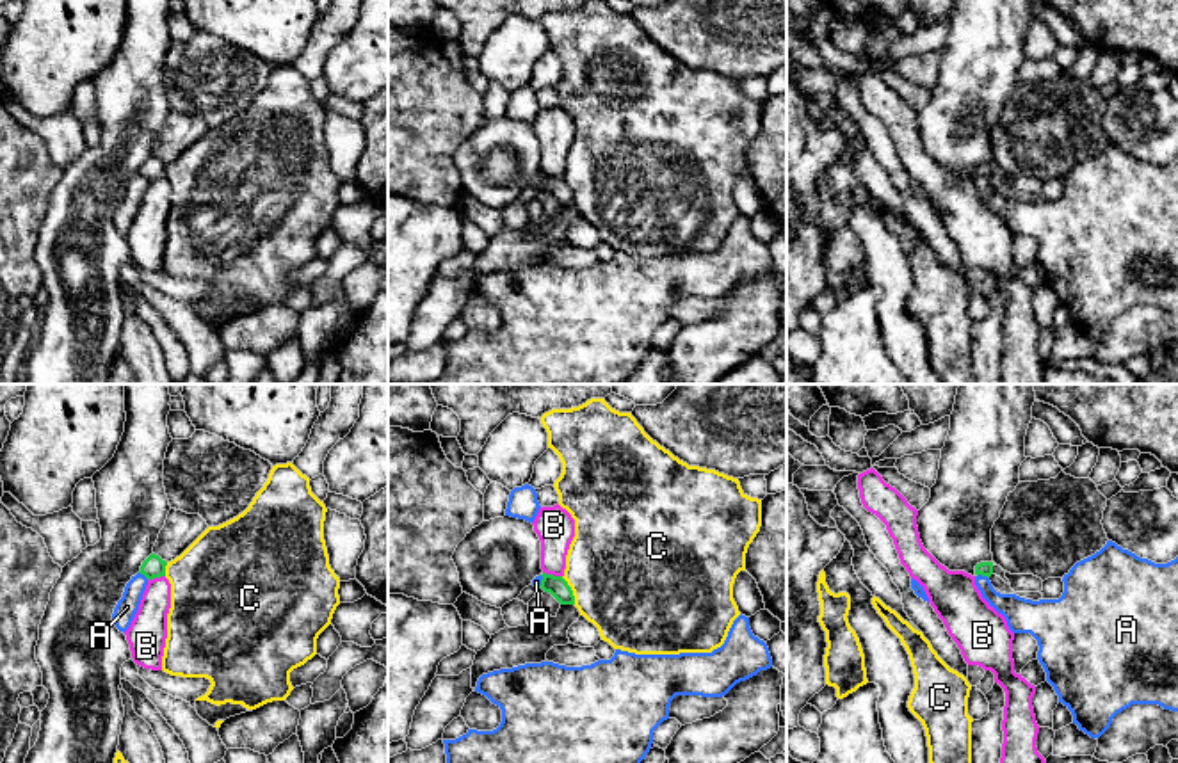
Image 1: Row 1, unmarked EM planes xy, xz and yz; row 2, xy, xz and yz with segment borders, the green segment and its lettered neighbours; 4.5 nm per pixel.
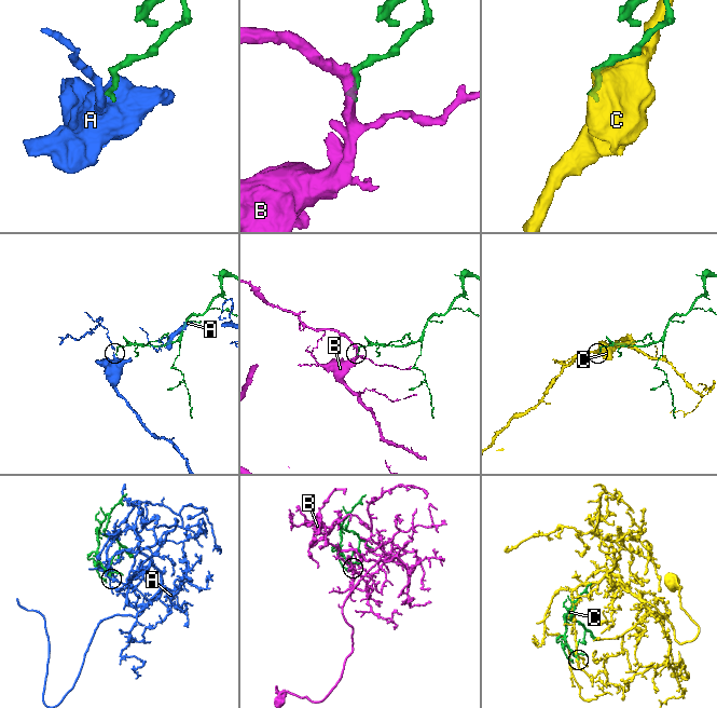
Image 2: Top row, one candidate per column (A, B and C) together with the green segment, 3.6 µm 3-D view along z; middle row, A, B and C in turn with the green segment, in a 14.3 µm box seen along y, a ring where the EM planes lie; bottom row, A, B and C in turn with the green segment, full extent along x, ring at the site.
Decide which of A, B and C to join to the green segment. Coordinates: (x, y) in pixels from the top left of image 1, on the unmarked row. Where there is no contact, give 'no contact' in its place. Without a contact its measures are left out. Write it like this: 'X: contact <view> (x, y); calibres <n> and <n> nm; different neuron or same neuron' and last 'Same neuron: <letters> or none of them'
A: contact yz (983, 176); calibres 60 and 150 nm; different neuron
B: contact xz (552, 176); calibres 90 and 180 nm; different neuron
C: contact xz (572, 192); calibres 90 and 500 nm; different neuron
Same neuron: none of them

